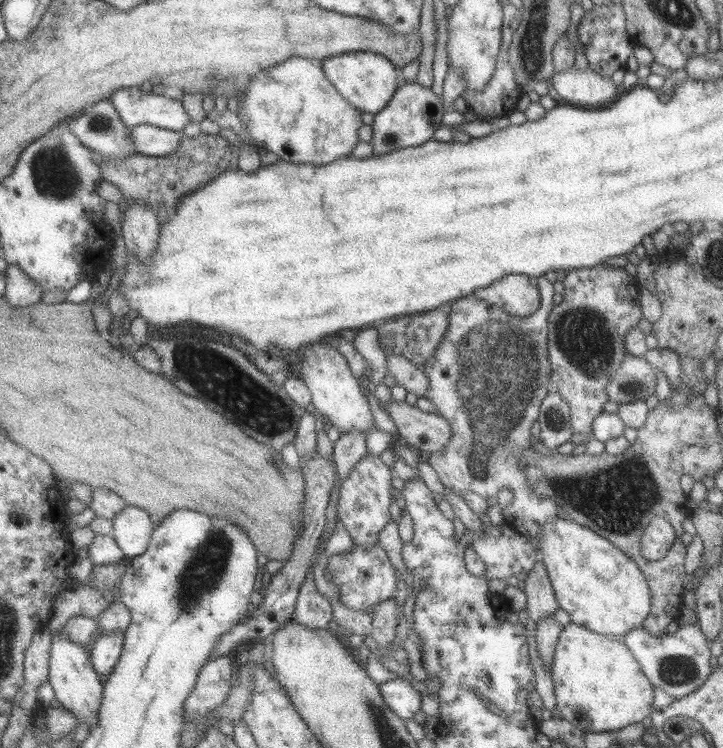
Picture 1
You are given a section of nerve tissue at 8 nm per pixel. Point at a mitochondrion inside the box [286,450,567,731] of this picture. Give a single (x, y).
(484, 674)

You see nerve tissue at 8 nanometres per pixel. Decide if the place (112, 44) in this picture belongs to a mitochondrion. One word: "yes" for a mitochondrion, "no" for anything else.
no

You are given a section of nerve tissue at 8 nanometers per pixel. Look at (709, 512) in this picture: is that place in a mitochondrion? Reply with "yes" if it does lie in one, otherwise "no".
no

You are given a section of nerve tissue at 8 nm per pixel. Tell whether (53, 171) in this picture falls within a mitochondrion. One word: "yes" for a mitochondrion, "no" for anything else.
yes

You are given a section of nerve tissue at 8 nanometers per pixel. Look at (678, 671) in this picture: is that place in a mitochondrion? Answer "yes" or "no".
yes

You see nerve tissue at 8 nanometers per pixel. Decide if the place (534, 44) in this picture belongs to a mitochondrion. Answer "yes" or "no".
yes

